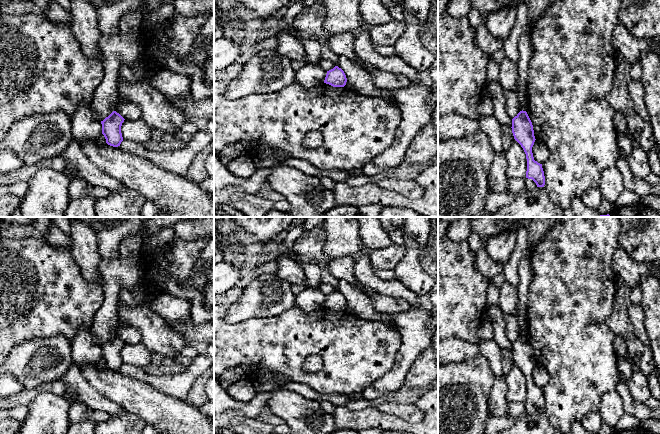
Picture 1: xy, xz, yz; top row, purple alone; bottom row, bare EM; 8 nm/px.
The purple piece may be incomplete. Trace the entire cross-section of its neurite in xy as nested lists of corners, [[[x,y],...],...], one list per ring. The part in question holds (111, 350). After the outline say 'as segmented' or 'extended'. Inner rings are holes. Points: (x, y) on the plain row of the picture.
[[[113,335],[108,341],[101,345],[102,358],[108,369],[113,371],[120,370],[123,365],[121,350],[124,344],[125,343],[119,337]]]; as segmented

